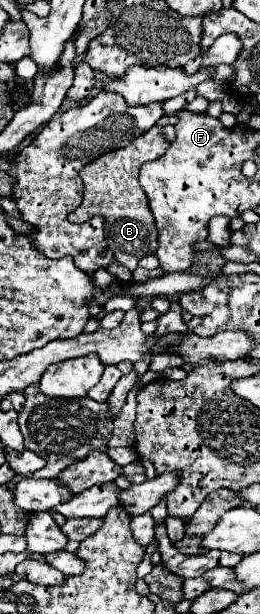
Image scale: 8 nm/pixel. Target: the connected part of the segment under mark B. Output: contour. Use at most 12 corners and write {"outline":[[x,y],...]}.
{"outline":[[154,126],[80,170],[68,220],[106,220],[130,272],[156,254],[158,230],[138,184],[170,142]]}

